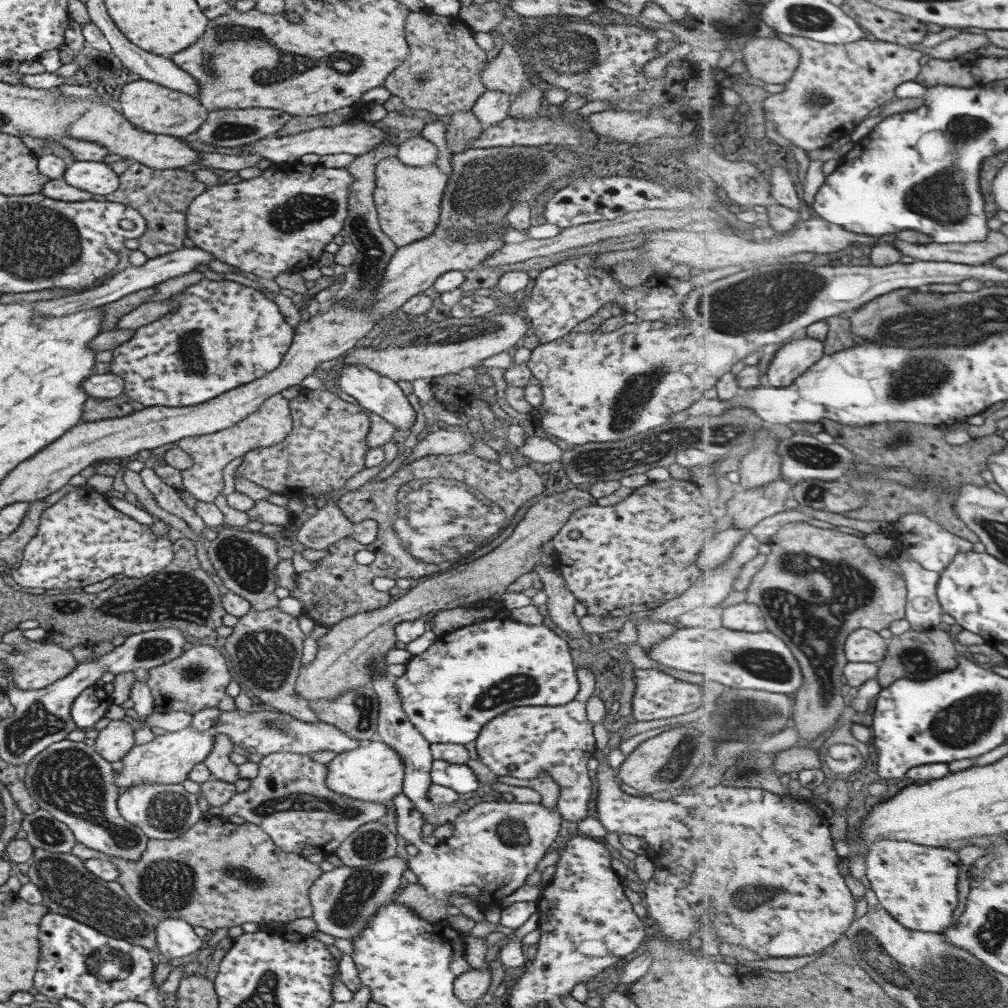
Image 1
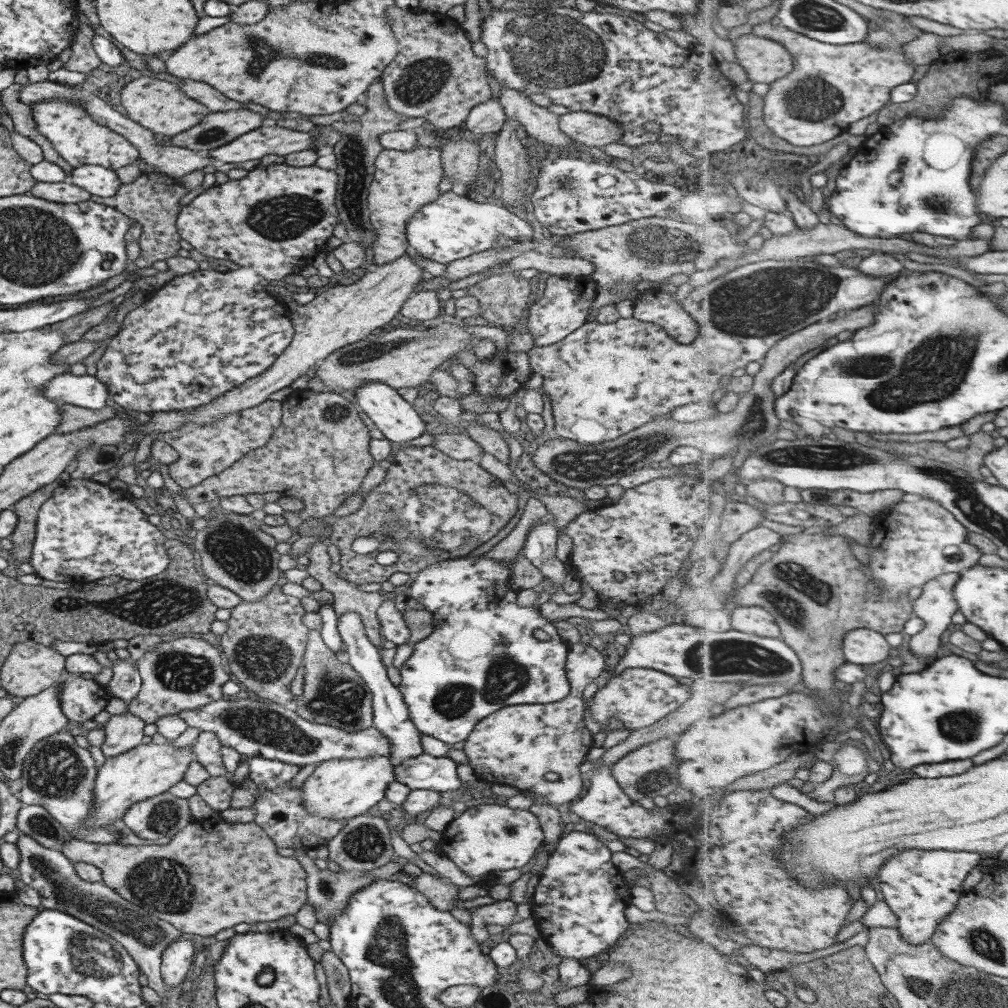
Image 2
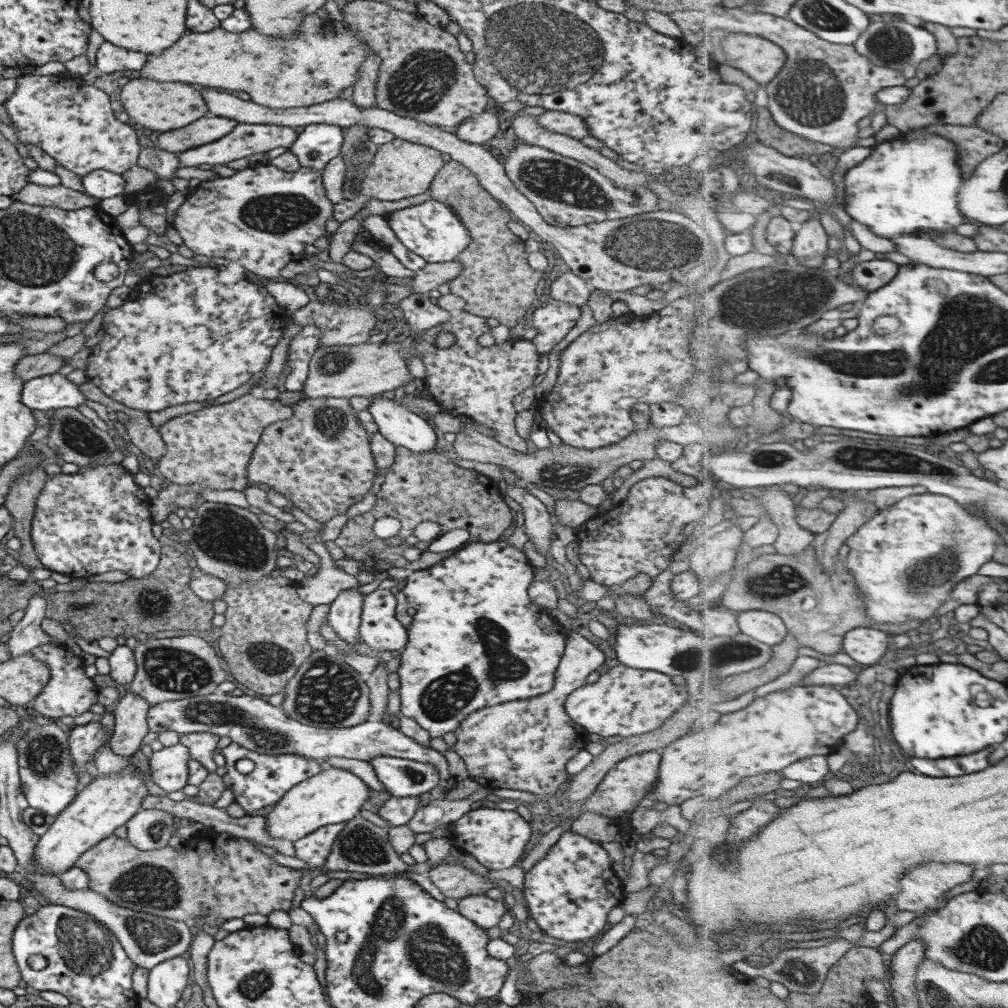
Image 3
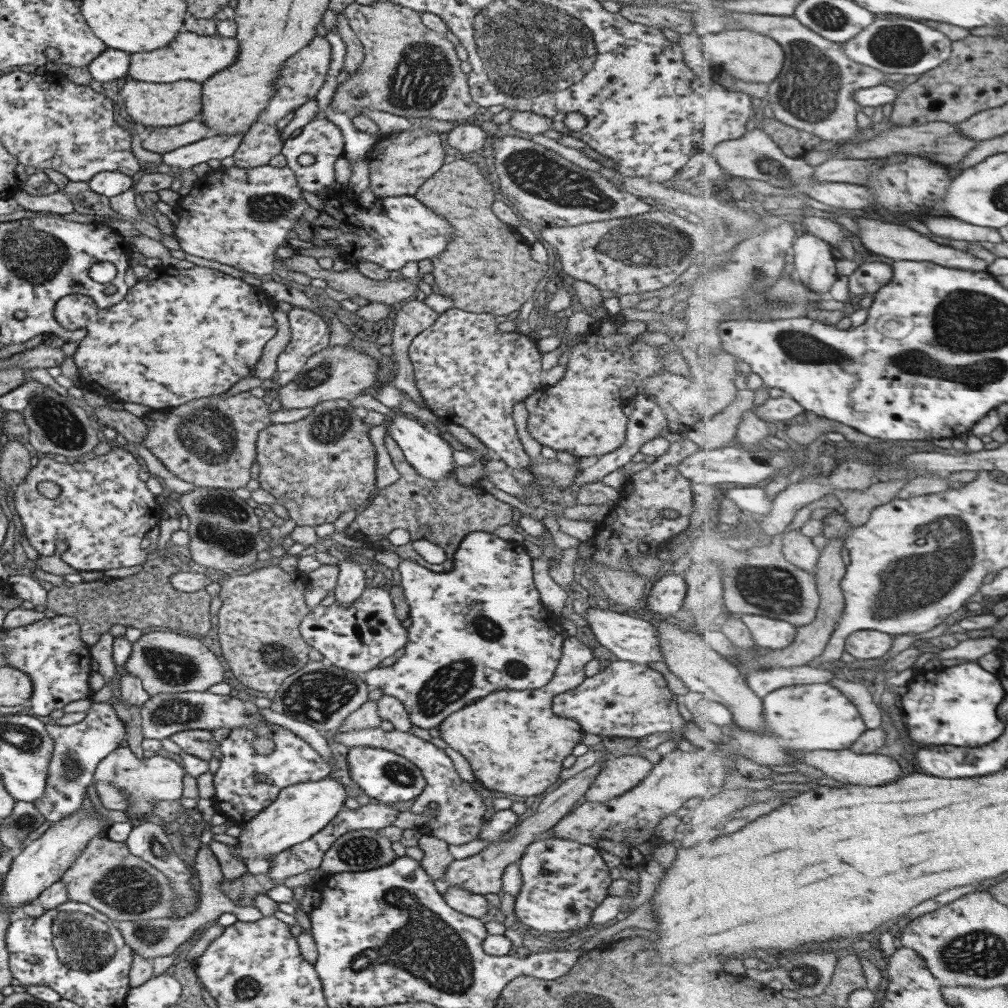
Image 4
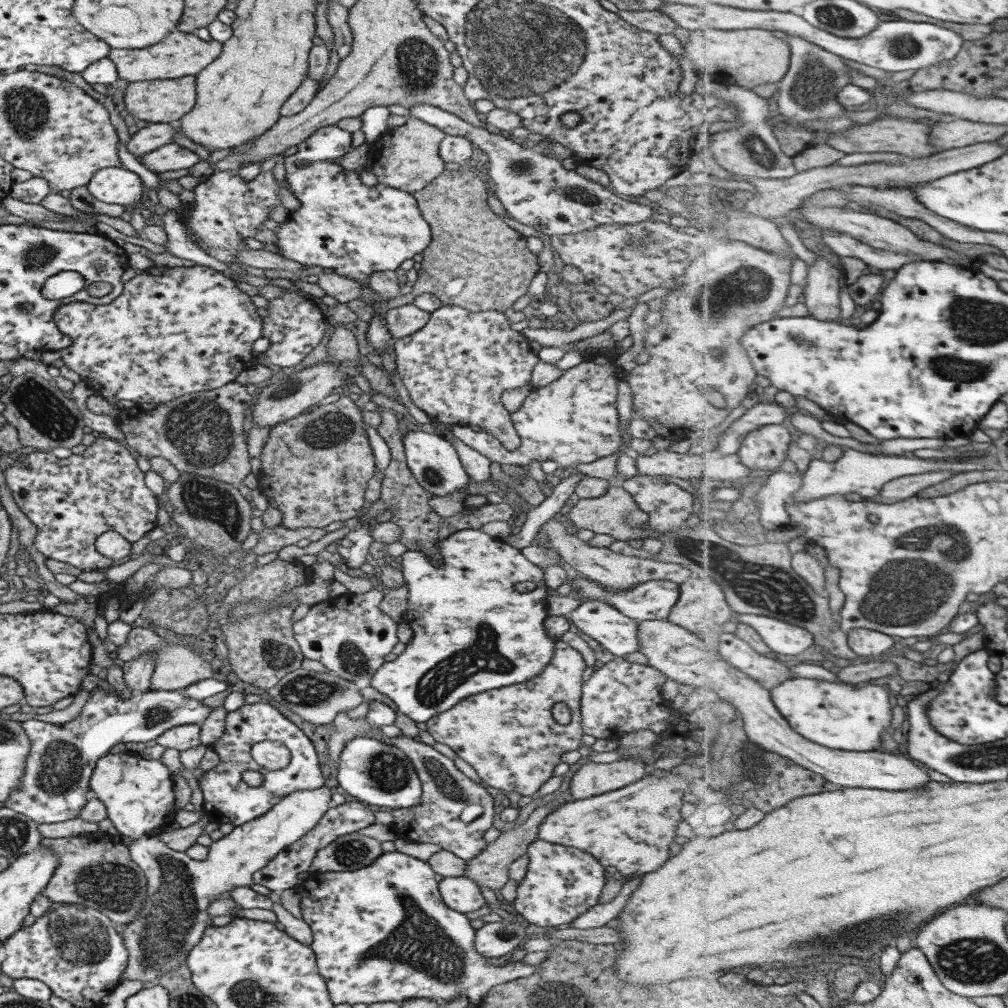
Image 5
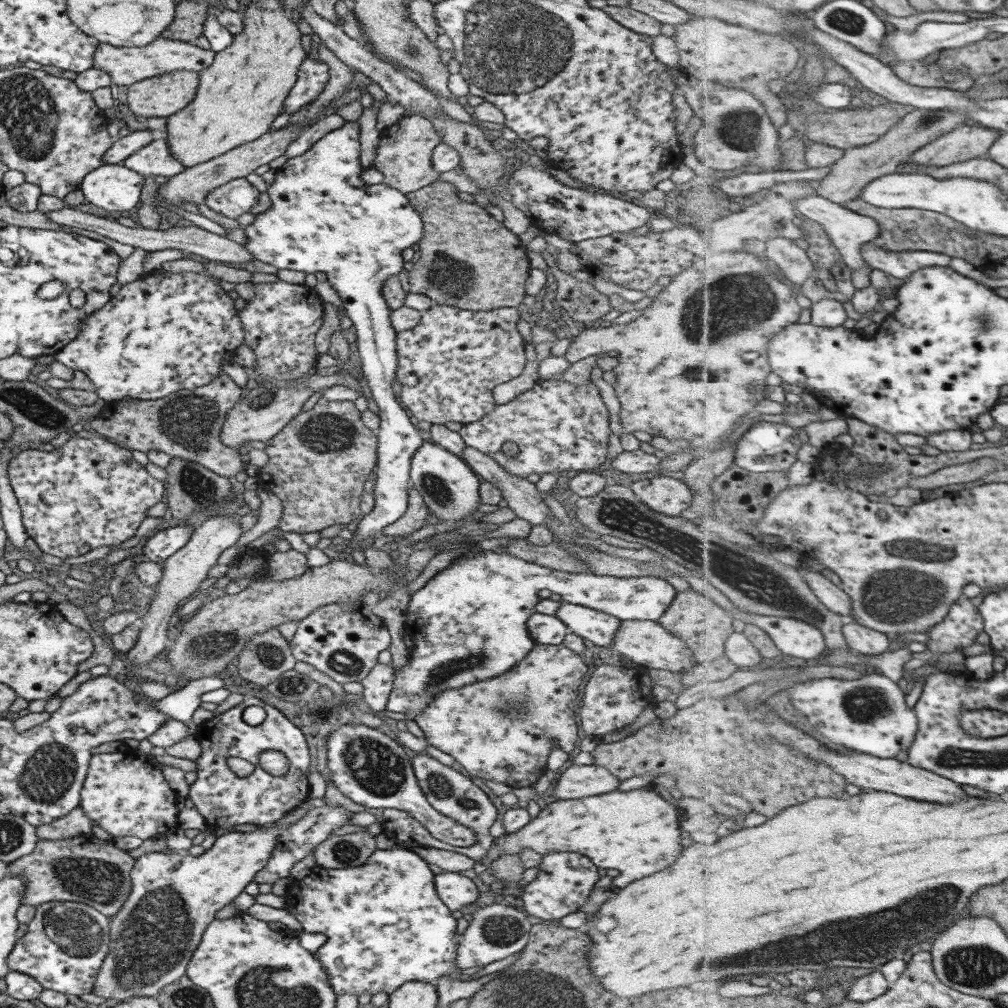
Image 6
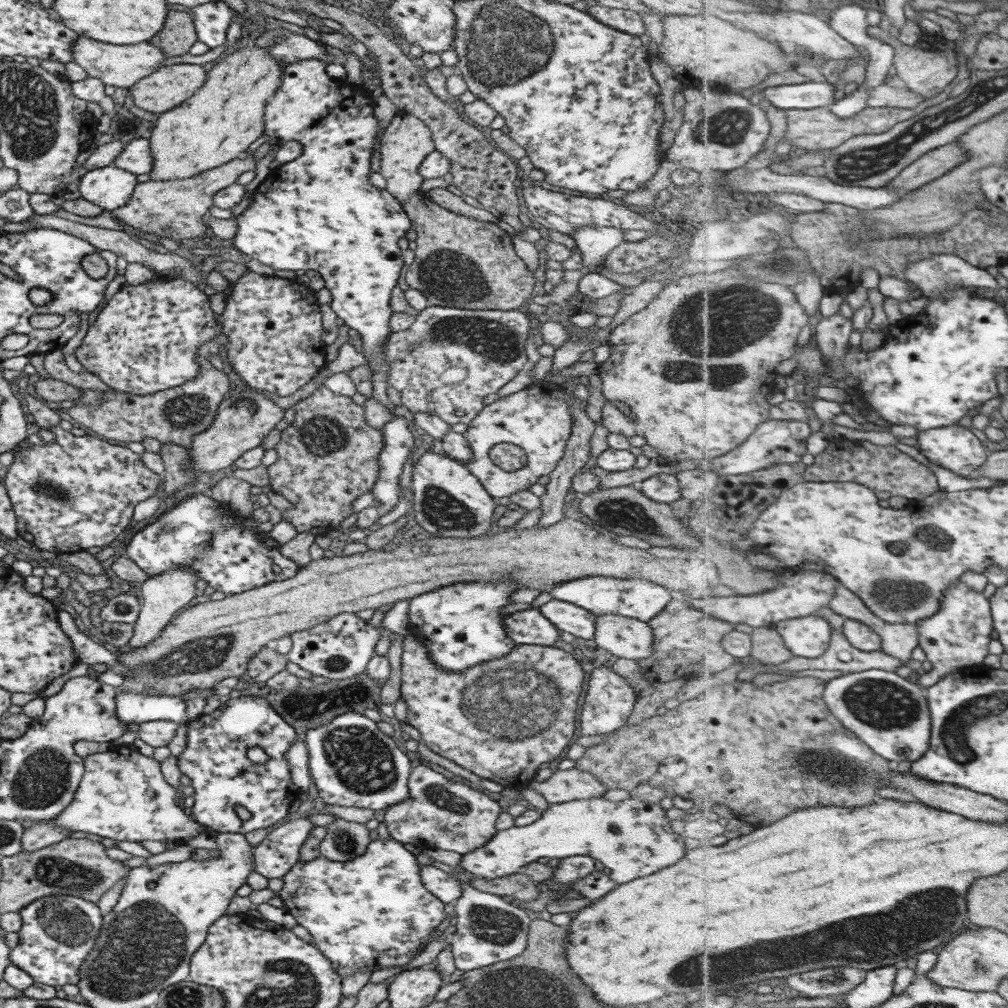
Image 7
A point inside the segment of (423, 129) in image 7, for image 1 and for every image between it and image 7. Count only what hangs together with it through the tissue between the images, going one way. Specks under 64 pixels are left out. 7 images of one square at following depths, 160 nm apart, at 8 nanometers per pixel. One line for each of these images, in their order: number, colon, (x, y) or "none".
1: (408, 199)
2: (404, 181)
3: (400, 169)
4: (399, 163)
5: (406, 158)
6: (404, 152)

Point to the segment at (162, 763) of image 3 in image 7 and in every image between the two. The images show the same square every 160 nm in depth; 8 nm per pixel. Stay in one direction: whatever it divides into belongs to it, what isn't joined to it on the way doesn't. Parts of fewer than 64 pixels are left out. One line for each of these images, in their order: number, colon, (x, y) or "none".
4: (145, 781)
5: (139, 795)
6: (125, 794)
7: (122, 795)

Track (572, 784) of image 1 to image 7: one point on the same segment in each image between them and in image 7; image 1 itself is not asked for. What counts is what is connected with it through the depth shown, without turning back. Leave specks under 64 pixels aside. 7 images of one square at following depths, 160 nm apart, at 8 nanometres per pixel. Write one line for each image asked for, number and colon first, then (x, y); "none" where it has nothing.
2: (518, 746)
3: (525, 745)
4: (514, 743)
5: (508, 735)
6: (503, 728)
7: (502, 719)

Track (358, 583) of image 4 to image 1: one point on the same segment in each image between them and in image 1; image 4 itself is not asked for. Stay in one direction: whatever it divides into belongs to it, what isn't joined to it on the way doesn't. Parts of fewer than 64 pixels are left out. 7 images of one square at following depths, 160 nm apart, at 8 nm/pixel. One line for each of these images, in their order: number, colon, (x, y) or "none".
1: (394, 728)
2: (391, 718)
3: (344, 616)

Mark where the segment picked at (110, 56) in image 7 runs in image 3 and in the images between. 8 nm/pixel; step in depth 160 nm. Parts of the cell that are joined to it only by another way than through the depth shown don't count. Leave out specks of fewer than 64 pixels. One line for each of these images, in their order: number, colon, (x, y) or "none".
3: (312, 67)
4: (190, 57)
5: (180, 54)
6: (126, 65)

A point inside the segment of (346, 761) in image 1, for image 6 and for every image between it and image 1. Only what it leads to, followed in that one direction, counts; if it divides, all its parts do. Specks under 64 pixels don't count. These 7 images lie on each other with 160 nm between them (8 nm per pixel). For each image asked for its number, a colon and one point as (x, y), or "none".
2: (342, 788)
3: (333, 796)
4: (301, 810)
5: (180, 889)
6: (173, 899)

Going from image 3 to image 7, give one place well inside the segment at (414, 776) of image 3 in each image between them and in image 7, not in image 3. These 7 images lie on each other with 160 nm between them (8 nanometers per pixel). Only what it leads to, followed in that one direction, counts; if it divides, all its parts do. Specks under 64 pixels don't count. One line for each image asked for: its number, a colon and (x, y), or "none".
4: (389, 778)
5: (378, 774)
6: (371, 769)
7: (352, 763)

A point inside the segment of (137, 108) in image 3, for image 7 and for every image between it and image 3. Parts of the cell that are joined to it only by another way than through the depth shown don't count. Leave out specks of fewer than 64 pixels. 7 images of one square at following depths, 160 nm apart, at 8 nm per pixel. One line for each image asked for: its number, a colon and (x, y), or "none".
4: (153, 104)
5: (158, 100)
6: (163, 95)
7: (171, 85)

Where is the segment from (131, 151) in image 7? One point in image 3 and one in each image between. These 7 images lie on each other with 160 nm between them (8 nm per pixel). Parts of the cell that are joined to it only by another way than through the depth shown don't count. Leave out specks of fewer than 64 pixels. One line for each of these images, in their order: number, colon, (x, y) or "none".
3: (244, 140)
4: (220, 146)
5: (172, 156)
6: (155, 158)

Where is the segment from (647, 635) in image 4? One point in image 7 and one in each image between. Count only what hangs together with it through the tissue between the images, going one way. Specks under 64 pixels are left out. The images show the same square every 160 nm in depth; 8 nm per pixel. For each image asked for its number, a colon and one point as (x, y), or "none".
5: (618, 633)
6: (598, 627)
7: (567, 617)

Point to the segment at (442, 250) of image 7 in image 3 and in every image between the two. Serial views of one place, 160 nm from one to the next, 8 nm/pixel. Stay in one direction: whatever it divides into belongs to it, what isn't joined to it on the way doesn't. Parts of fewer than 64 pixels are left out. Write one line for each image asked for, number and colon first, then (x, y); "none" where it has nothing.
3: (496, 281)
4: (487, 268)
5: (476, 261)
6: (468, 259)

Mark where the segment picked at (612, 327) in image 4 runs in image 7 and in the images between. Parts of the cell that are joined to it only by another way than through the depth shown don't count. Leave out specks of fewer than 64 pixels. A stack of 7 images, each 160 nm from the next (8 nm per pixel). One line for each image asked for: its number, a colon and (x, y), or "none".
5: (573, 420)
6: (558, 426)
7: (538, 419)

